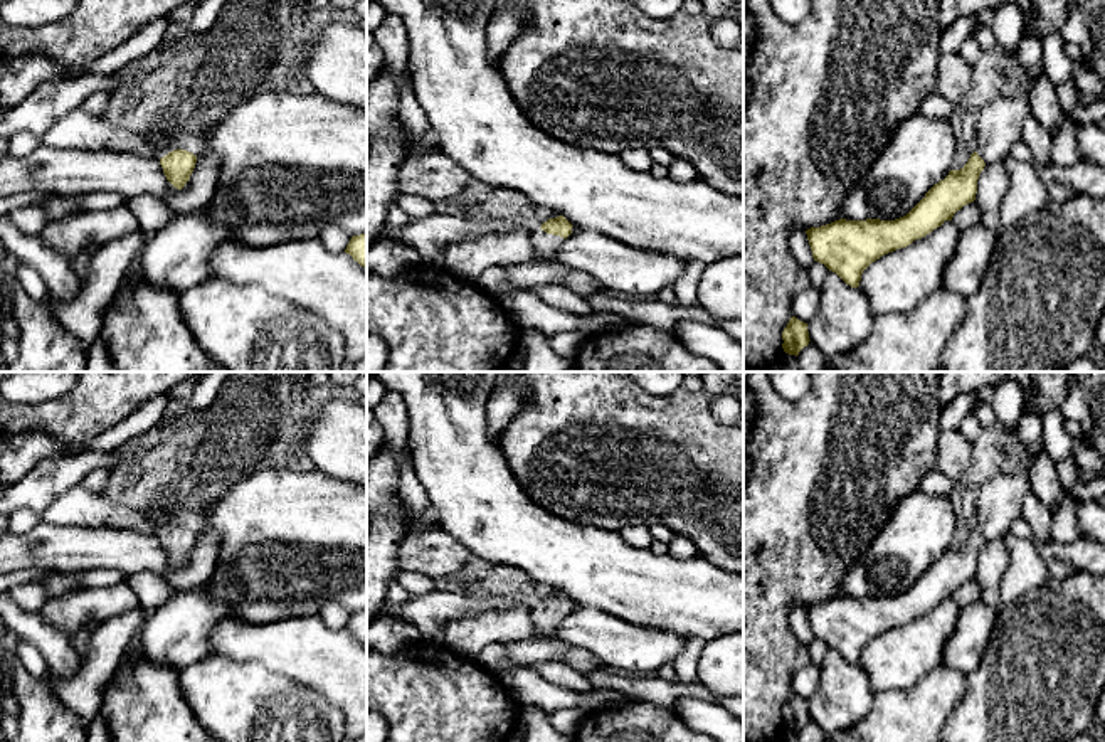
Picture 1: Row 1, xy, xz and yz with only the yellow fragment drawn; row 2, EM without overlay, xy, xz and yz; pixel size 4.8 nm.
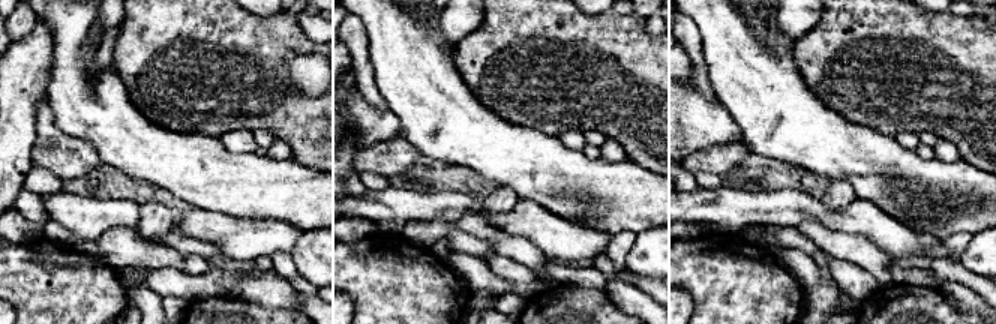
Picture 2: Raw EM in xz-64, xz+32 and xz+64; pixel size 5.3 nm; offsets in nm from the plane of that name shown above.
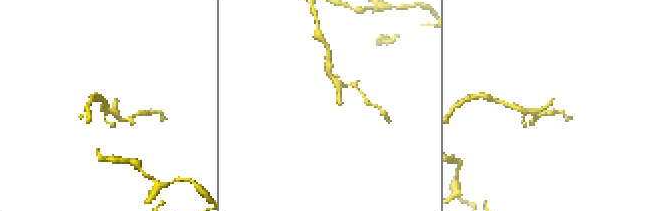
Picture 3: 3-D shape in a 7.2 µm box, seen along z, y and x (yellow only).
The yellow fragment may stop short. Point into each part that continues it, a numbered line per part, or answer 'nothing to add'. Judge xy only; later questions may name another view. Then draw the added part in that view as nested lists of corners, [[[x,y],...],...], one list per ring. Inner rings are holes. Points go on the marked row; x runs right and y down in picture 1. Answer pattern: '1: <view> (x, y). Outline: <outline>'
1: xy (163, 130). Outline: [[[161,114],[158,119],[151,125],[151,140],[158,146],[156,160],[163,158],[173,150],[178,150],[175,145],[175,133],[177,133],[178,123],[173,119],[172,114]]]

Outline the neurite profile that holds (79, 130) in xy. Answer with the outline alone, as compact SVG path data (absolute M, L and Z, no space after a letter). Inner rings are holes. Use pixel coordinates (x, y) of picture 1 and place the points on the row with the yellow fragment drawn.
M77 108L61 118L40 138L42 145L86 151L118 151L150 158L148 138L123 125L116 125Z

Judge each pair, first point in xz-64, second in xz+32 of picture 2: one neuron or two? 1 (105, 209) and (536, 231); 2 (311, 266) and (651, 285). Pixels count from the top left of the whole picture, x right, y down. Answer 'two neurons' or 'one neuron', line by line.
1: two neurons
2: two neurons

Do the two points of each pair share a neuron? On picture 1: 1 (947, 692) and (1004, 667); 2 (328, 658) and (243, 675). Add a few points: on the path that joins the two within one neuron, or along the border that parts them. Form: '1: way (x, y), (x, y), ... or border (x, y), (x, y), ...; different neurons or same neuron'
1: border (967, 675), (967, 692), (949, 719); different neurons
2: border (231, 658), (261, 663), (305, 685); different neurons

